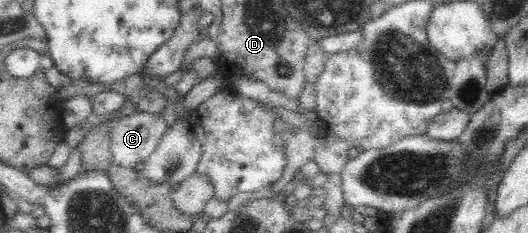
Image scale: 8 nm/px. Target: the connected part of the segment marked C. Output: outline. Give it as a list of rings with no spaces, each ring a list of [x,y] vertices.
[[[138,111],[116,121],[108,133],[112,164],[135,168],[155,152],[167,130],[163,114]]]

